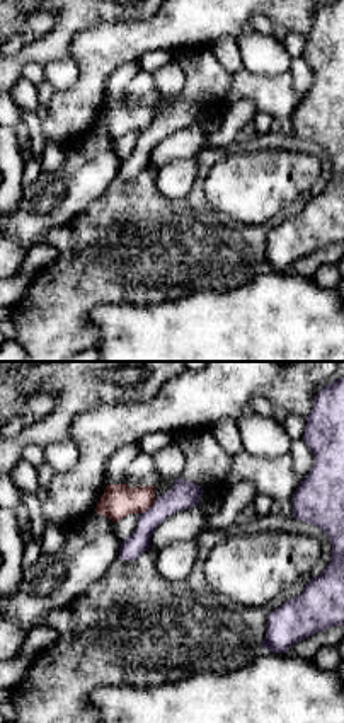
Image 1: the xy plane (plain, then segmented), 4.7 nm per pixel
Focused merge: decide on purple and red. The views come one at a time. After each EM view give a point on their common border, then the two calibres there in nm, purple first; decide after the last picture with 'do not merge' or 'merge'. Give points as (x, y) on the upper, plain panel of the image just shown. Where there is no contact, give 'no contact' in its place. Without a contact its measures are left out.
(150, 125) | 130/160 nm

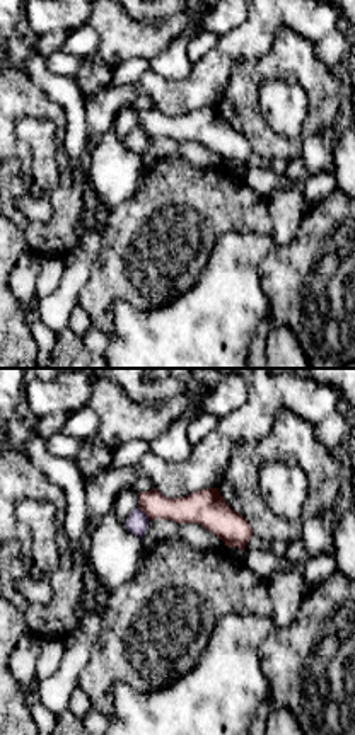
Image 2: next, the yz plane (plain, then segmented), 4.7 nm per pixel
(144, 132) | 100/140 nm

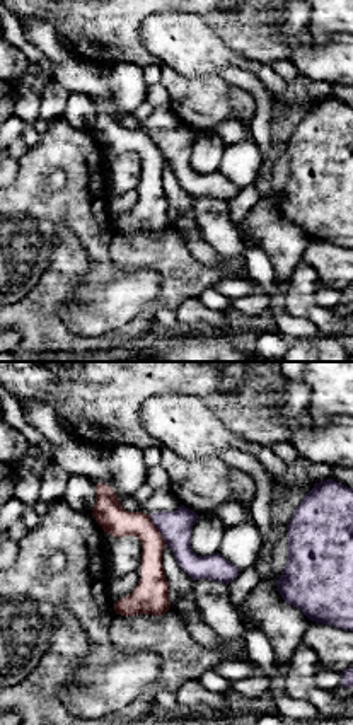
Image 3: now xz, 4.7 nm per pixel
(157, 145) | 150/140 nm

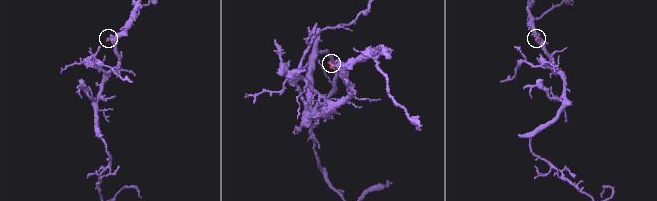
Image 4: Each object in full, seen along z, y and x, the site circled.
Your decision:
do not merge

